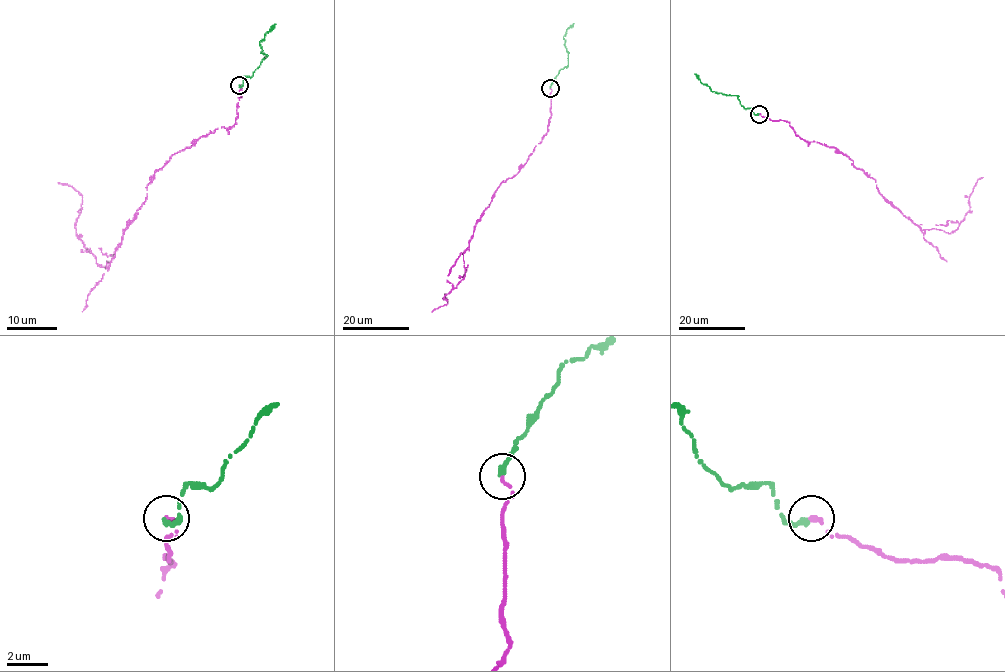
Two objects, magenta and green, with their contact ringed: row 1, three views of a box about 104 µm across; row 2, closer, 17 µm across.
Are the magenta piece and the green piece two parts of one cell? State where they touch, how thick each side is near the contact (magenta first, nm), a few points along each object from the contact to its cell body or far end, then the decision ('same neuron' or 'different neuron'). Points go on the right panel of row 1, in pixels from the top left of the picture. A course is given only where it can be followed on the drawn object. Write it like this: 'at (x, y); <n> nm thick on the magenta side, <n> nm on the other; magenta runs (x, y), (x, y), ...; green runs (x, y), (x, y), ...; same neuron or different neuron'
at (759, 114); 200 nm thick on the magenta side, 280 nm on the other; magenta runs (759, 113), (786, 121), (803, 139), (846, 155), (922, 230), (955, 231), (983, 177); green runs (759, 113), (755, 114), (751, 108), (745, 108), (736, 95), (712, 91), (694, 74); same neuron

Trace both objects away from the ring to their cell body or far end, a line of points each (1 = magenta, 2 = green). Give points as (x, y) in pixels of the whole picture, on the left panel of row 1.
1: (239, 85), (235, 124), (202, 135), (154, 172), (109, 267), (76, 234), (82, 196), (58, 182)
2: (239, 85), (242, 86), (245, 76), (252, 77), (267, 57), (259, 43), (276, 24)

